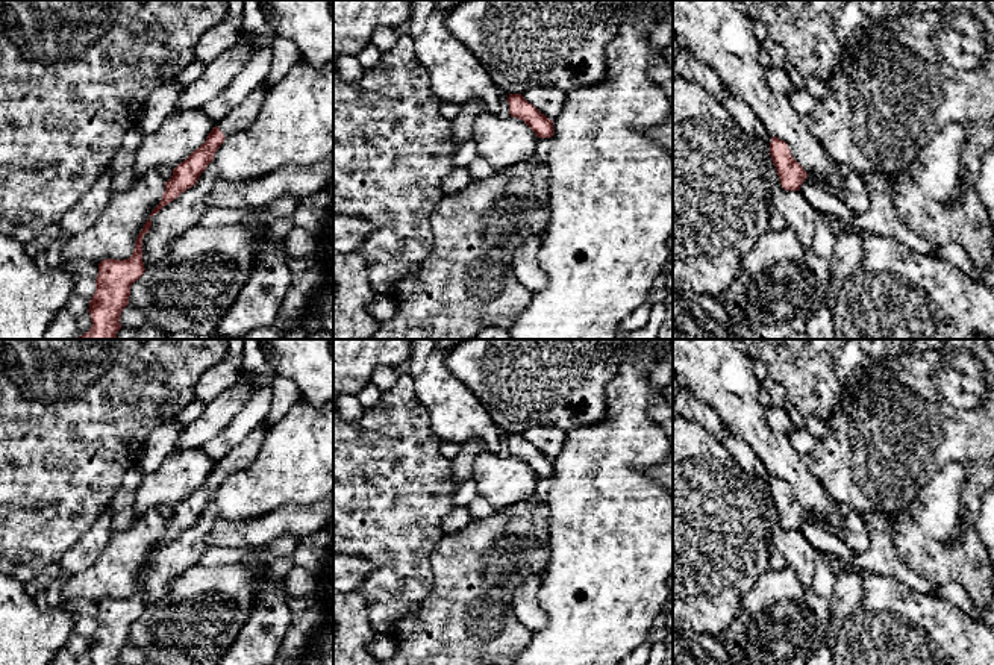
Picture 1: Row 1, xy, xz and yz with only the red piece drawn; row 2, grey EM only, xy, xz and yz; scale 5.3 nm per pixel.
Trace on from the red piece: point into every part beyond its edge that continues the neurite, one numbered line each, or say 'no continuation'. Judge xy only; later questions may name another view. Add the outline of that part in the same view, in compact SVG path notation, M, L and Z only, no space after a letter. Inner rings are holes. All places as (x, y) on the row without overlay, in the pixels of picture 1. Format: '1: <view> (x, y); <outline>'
1: xy (243, 455); M262 421L241 444L233 447L224 457L217 462L217 467L223 471L224 476L241 471L255 461L262 448L264 438L270 427L271 424Z

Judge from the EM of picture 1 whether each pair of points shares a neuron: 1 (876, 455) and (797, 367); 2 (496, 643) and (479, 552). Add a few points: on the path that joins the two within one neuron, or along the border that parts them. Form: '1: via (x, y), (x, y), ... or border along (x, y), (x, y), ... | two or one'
1: border along (855, 377), (840, 405), (825, 421) | two
2: via (481, 620), (479, 574) | one

